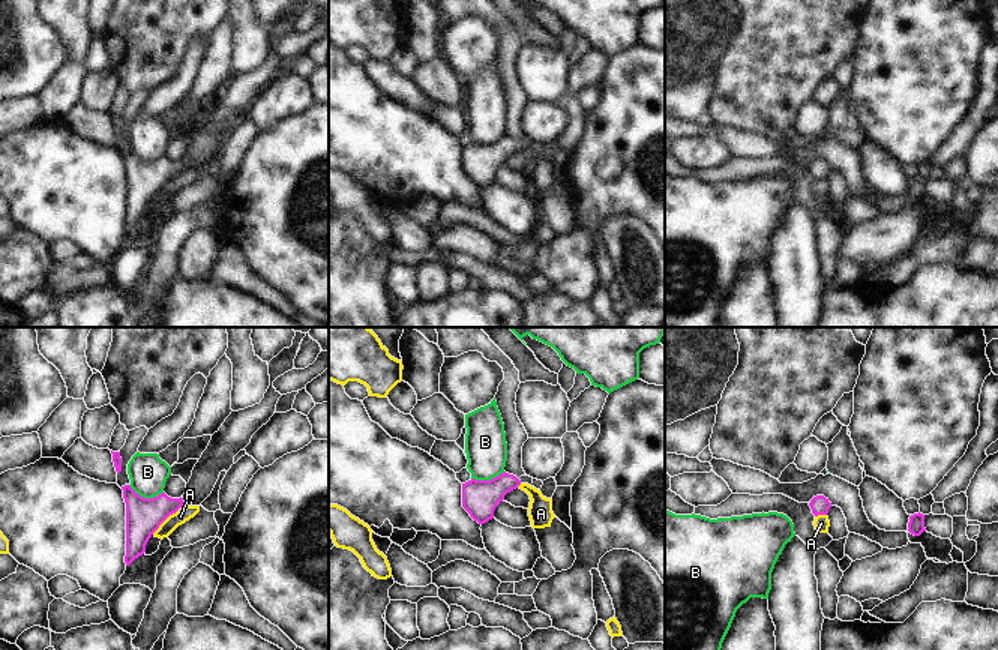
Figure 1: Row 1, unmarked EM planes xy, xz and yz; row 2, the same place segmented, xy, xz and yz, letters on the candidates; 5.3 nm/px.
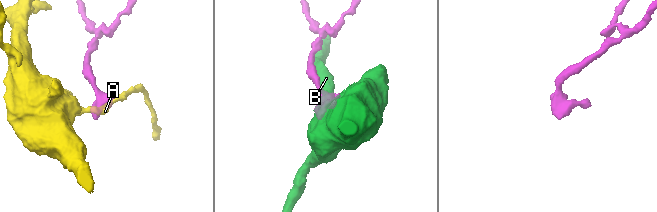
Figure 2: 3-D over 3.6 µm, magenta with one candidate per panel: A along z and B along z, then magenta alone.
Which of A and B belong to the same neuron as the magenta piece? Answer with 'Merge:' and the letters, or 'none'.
Merge: none

